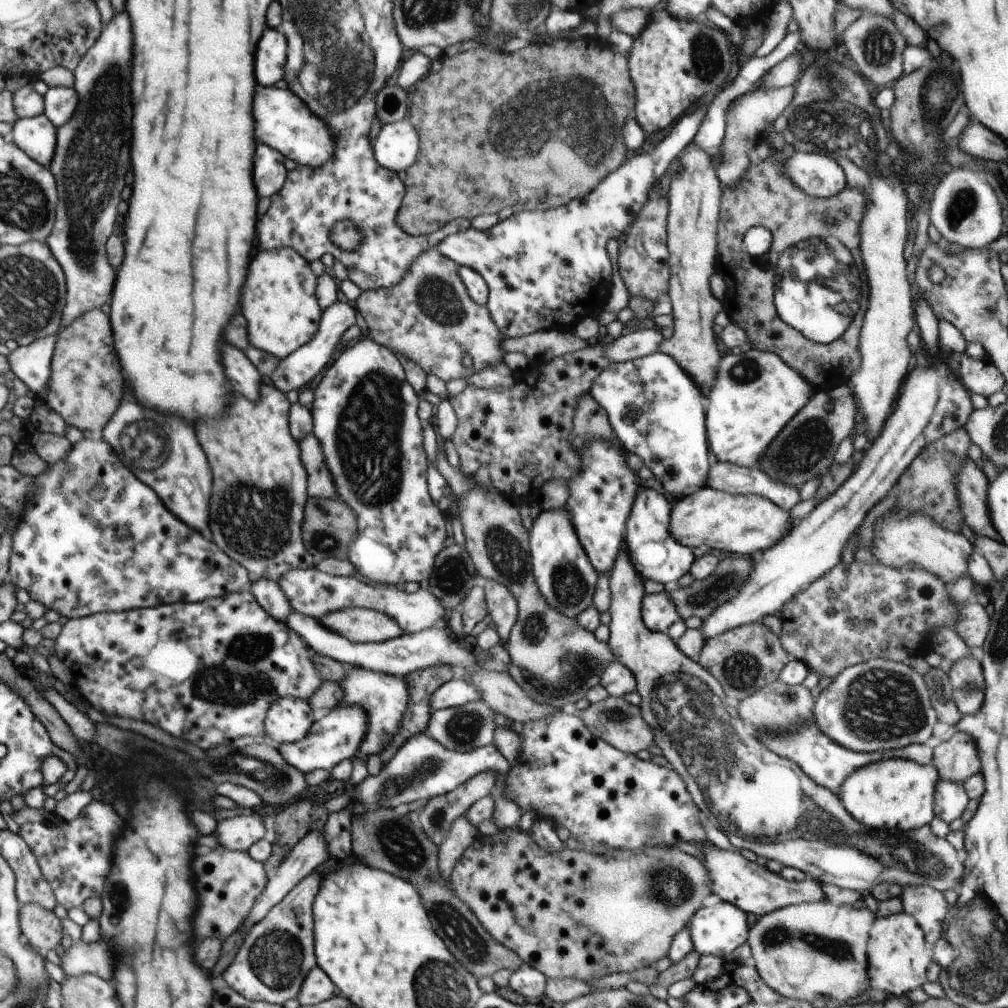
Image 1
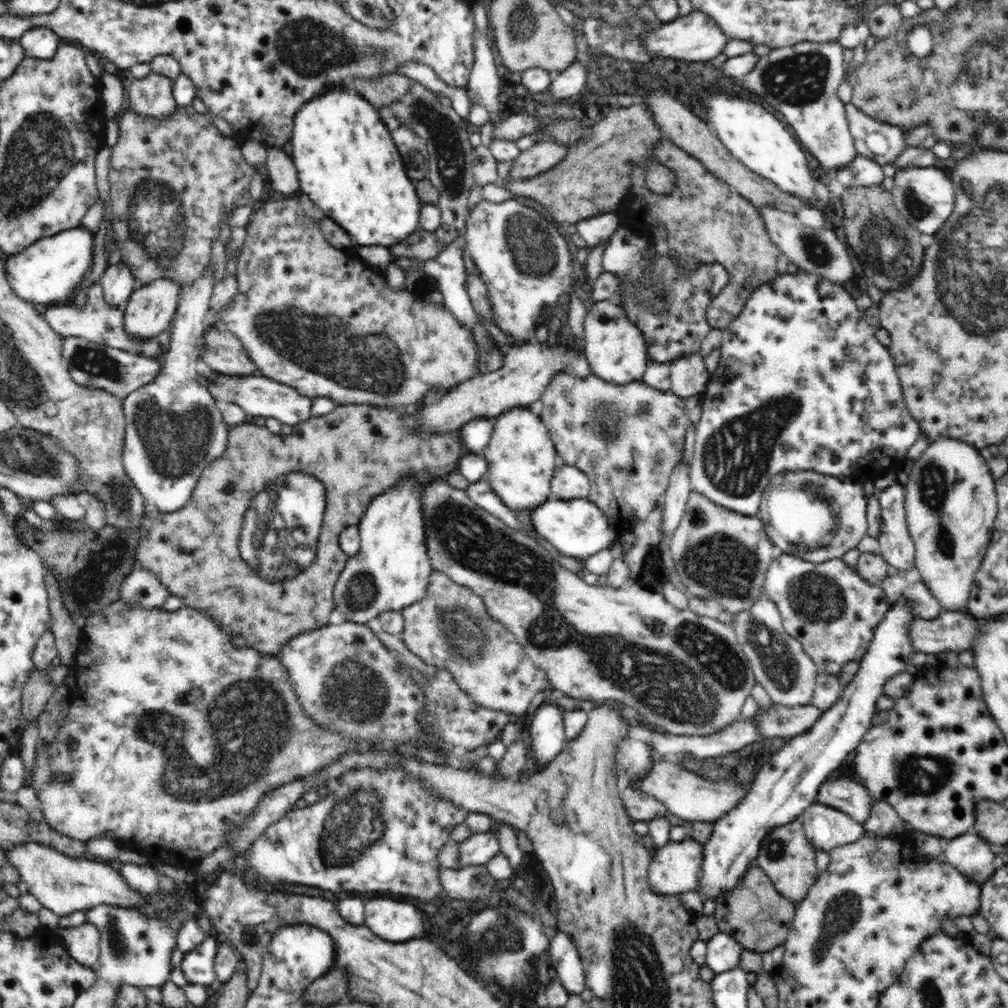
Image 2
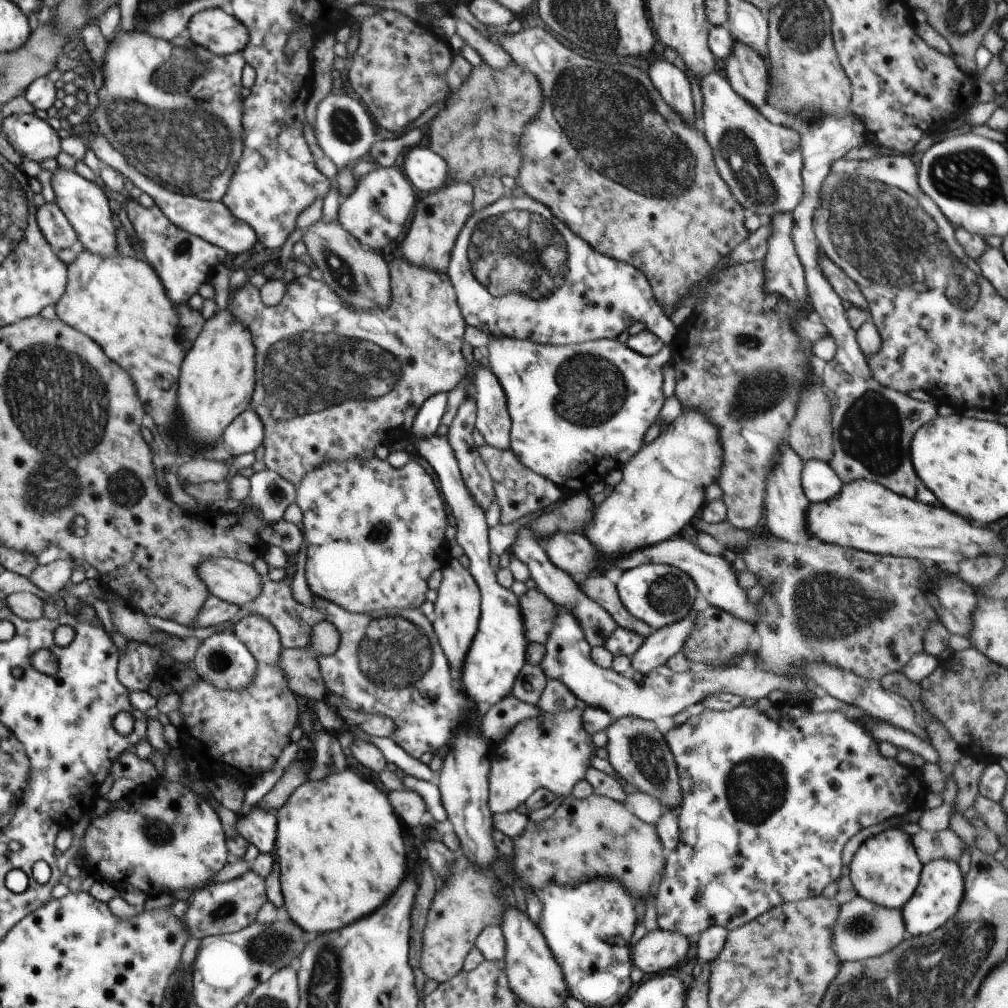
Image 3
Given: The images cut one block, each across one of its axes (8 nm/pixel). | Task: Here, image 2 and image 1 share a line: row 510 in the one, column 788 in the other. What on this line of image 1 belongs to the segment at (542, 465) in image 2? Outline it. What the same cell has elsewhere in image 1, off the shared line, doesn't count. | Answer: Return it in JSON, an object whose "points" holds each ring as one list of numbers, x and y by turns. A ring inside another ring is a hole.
{"points":[[710,486,677,499,671,508,669,534,684,547,708,546,730,556,752,557,775,546,787,534,789,512,757,495,729,494]]}

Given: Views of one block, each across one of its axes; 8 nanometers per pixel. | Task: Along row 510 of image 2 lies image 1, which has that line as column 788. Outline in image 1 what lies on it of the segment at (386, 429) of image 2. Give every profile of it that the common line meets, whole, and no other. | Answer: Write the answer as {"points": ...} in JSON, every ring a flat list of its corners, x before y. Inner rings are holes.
{"points":[[791,147,773,151,766,160,762,160,760,164,750,164,749,168,744,172,740,183,737,186,730,187,722,185,721,205,718,218,717,231,717,261,715,262,715,273,717,273,726,282,727,288,720,297,722,299,723,311,726,312,731,323,739,325,749,336,753,349,760,351,771,351,773,354,787,363,793,370,796,370,803,378,811,384,811,393,816,394,821,391,832,390,839,385,845,385,855,374,856,370,861,368,861,353,859,352,859,337,865,318,864,310,859,311,859,302,862,298,860,276,855,273,857,266,862,266,860,260,861,251,859,248,861,242,861,223,865,211,867,210,867,196,862,189,846,188,838,195,832,197,812,197,805,194,792,180,785,174,785,163,791,158,795,150],[753,227,766,228,773,237,772,247,769,252,762,256,752,257,747,254,743,247,743,239,749,229]]}

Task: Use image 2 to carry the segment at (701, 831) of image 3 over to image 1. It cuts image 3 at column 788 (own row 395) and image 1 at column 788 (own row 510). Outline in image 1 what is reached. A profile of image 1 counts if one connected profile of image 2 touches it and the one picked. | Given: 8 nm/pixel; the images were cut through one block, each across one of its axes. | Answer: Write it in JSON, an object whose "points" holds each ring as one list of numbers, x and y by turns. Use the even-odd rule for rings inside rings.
{"points":[[812,720,808,725,801,725,794,731,789,731,788,733,761,731,757,737,768,747,769,751,774,750,773,753,775,755,793,761,797,766,800,766,800,769,809,778,812,778,813,782,816,782,816,785,825,787,836,795,839,794,840,786,843,785,844,780,850,774,855,773,855,771,861,769,862,766,867,766,869,763,880,761,884,758,899,757,900,759,907,759,908,761,913,761,920,765,933,763,933,749,924,743,913,743,904,749,897,749,896,751,890,750,890,752,884,756,875,752,856,753,855,751,844,749,842,746,836,745,836,742,833,742,830,738,827,738,823,732,817,728,815,720]]}

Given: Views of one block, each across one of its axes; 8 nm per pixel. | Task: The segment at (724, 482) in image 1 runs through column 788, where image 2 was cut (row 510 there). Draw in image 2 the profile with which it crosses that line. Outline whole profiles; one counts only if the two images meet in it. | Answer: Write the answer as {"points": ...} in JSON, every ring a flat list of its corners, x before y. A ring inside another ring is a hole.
{"points":[[484,478,474,482,474,484,470,483,465,492,476,505,482,507,495,518,502,520,507,526,518,531,524,528,524,525,518,521,512,510,492,491,490,484]]}

